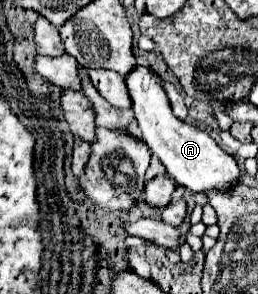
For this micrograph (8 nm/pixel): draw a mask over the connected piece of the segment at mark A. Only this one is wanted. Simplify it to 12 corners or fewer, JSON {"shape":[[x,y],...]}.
{"shape":[[145,66],[127,78],[135,120],[167,174],[227,192],[241,170],[205,130],[173,116]]}

